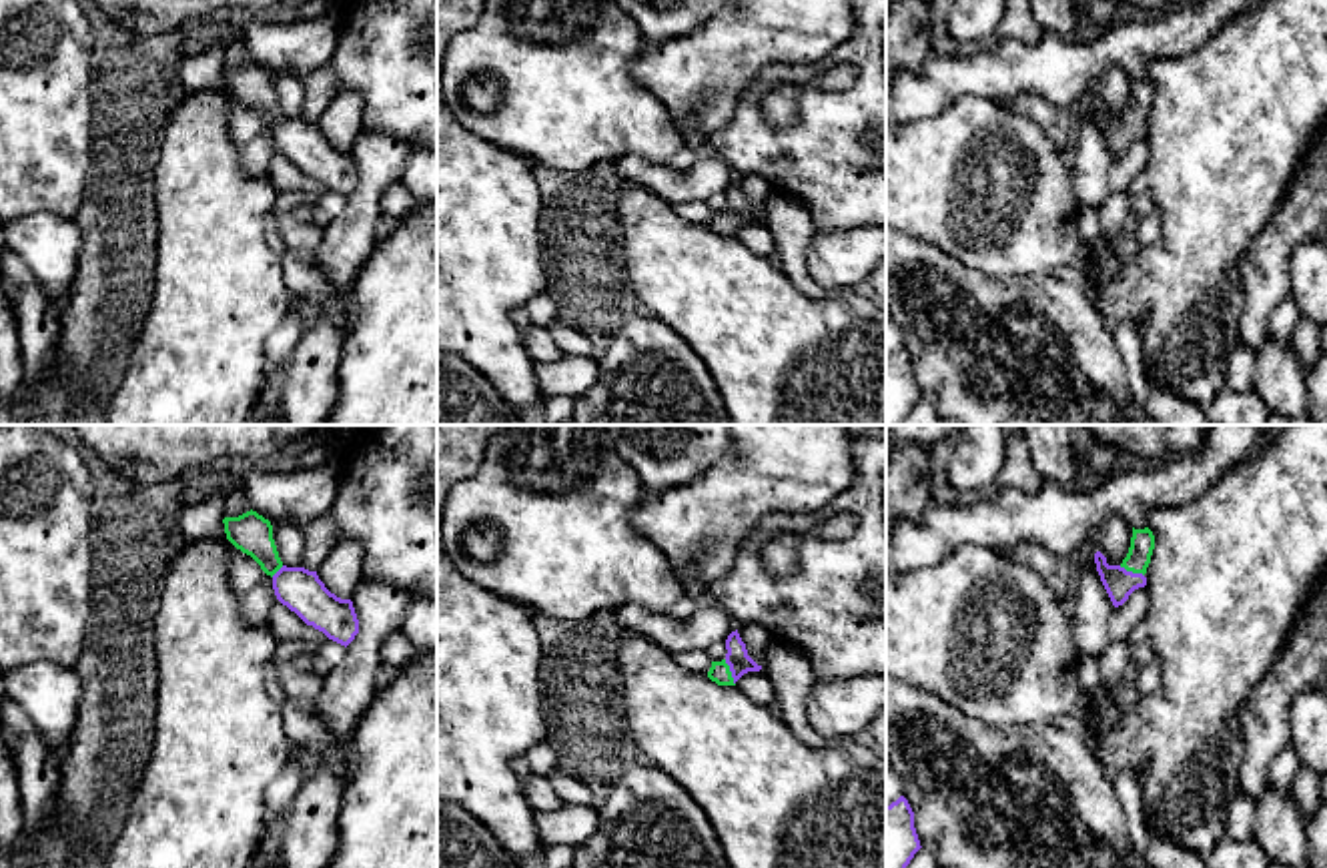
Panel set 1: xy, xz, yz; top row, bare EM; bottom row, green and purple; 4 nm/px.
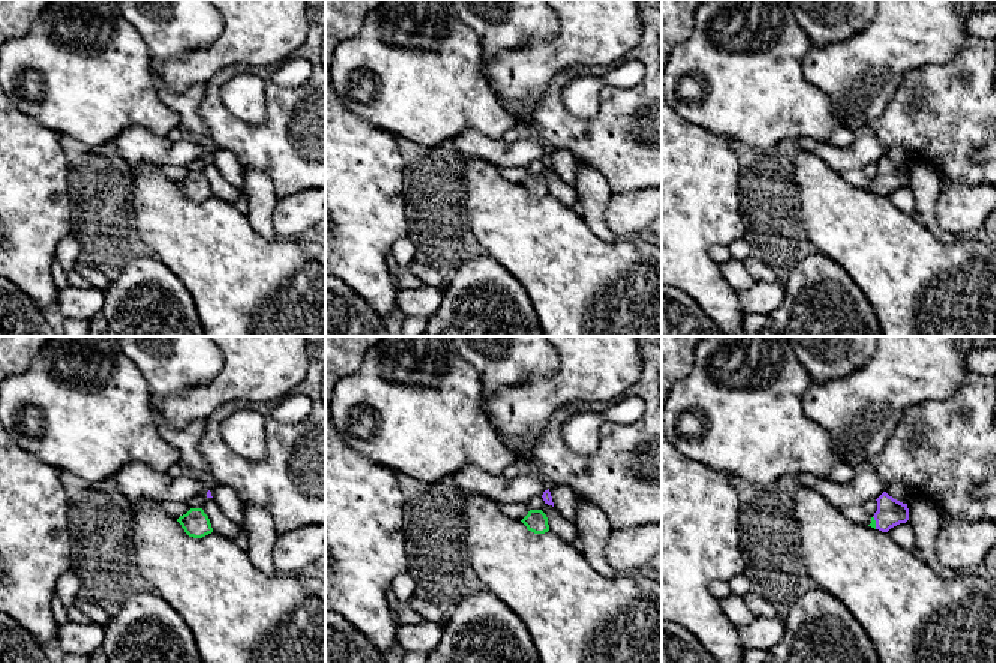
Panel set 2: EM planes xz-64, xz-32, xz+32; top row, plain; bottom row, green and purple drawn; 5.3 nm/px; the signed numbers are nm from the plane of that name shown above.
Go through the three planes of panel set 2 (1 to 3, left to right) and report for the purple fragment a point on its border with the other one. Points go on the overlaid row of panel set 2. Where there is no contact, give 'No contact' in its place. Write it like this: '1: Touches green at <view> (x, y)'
1: No contact
2: No contact
3: Touches green at xz+32 (875, 522)

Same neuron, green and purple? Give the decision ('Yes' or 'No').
Yes

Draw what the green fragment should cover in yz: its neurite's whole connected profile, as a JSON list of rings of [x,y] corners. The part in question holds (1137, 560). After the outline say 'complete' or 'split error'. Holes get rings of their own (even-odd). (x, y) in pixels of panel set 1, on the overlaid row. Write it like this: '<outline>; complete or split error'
[[[1133,527],[1131,547],[1121,565],[1109,565],[1100,551],[1094,553],[1096,571],[1115,607],[1123,605],[1135,589],[1147,585],[1145,573],[1153,549],[1153,531]]]; split error

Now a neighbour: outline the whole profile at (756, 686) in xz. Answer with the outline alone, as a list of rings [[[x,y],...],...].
[[[764,670],[748,672],[738,682],[736,688],[742,690],[758,706],[770,708],[776,700],[774,686]]]

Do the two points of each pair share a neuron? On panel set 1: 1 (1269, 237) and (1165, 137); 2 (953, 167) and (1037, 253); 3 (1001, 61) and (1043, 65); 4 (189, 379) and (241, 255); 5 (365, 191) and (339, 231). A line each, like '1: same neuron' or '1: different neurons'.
1: different neurons
2: same neuron
3: same neuron
4: same neuron
5: same neuron

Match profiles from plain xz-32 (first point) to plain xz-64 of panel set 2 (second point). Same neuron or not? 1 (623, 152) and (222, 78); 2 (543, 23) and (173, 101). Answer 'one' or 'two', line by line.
1: one
2: one

